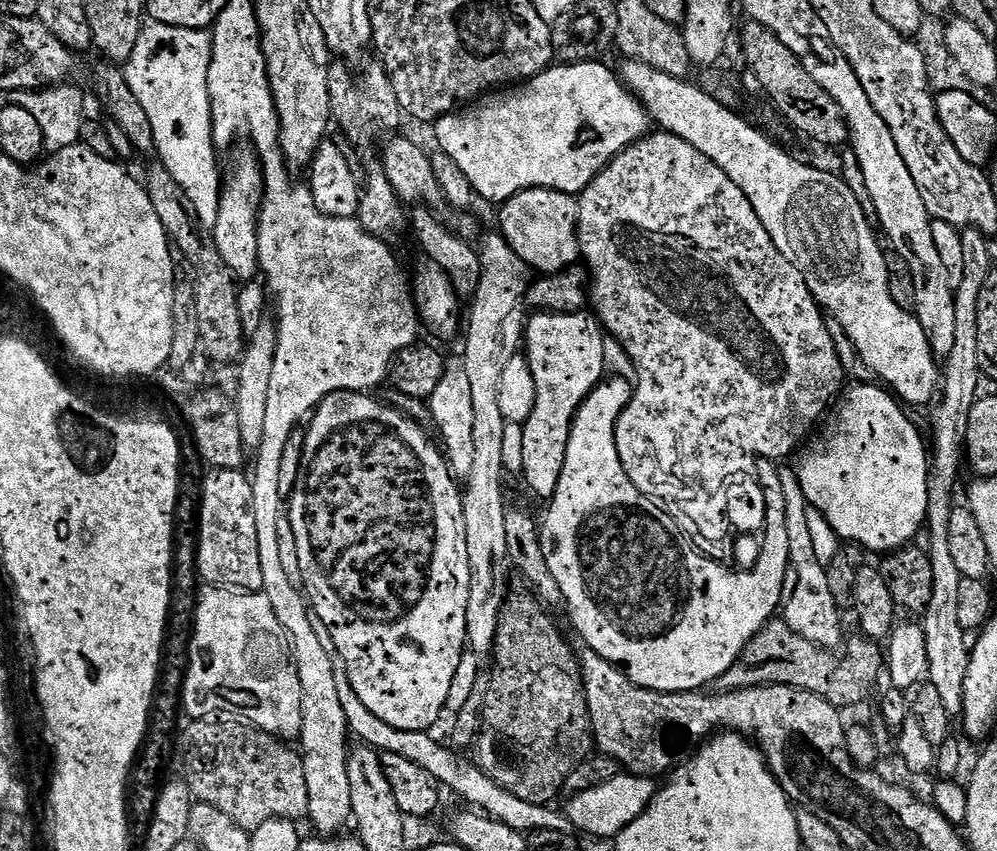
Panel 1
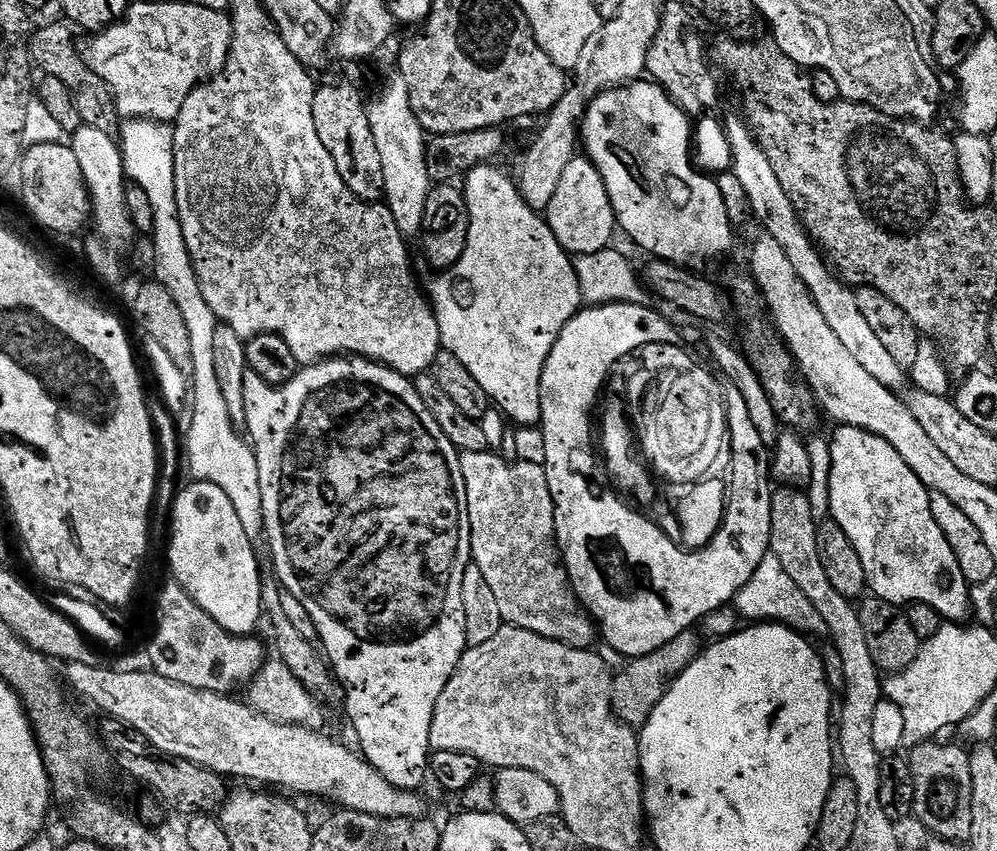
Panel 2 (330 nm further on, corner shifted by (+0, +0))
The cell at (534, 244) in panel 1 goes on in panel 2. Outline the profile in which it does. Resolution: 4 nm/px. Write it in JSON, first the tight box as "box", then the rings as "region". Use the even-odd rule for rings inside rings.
{"box":[546,154,617,257],"region":[[[580,154],[566,166],[562,179],[558,181],[558,191],[550,202],[546,219],[554,238],[573,257],[598,254],[613,243],[612,235],[617,235],[616,215],[610,206],[610,194],[602,182],[602,174],[593,166],[587,156]]]}

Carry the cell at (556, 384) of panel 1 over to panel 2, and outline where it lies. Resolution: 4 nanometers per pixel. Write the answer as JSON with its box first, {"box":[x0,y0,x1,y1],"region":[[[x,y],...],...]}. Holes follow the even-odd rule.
{"box":[426,162,582,428],"region":[[[492,162],[479,164],[463,177],[462,191],[468,207],[466,250],[452,268],[433,275],[436,277],[428,288],[426,284],[426,292],[436,315],[443,351],[454,354],[470,370],[489,401],[513,425],[534,428],[542,418],[542,370],[566,322],[582,307],[580,287],[573,257],[554,238],[547,219],[526,206],[517,181],[495,166]]]}

